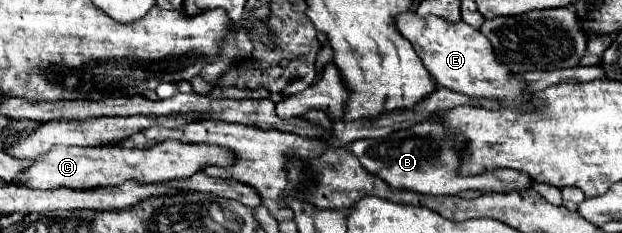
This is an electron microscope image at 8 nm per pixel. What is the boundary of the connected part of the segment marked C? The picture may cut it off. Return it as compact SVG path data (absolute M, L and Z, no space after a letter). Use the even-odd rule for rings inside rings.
M165 140L153 148L119 148L119 146L57 146L51 152L39 156L21 176L17 176L17 184L29 188L97 188L97 186L119 186L125 180L143 180L143 182L167 182L177 178L189 178L199 172L205 164L229 166L233 160L231 152L219 146L209 144L183 144L179 140Z

